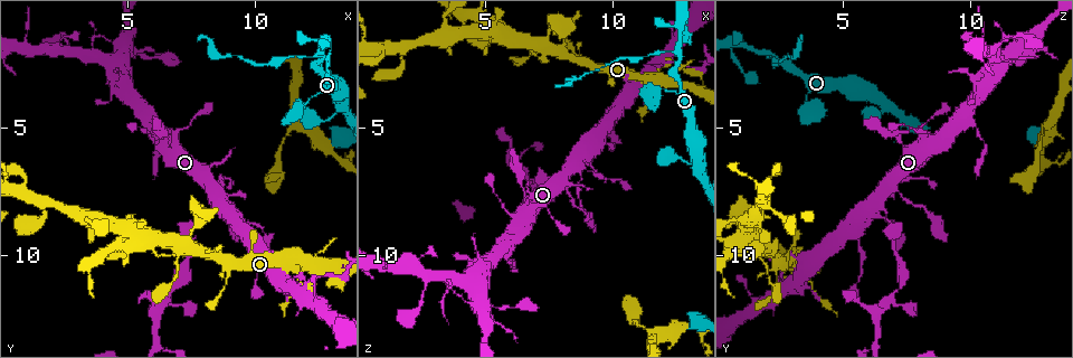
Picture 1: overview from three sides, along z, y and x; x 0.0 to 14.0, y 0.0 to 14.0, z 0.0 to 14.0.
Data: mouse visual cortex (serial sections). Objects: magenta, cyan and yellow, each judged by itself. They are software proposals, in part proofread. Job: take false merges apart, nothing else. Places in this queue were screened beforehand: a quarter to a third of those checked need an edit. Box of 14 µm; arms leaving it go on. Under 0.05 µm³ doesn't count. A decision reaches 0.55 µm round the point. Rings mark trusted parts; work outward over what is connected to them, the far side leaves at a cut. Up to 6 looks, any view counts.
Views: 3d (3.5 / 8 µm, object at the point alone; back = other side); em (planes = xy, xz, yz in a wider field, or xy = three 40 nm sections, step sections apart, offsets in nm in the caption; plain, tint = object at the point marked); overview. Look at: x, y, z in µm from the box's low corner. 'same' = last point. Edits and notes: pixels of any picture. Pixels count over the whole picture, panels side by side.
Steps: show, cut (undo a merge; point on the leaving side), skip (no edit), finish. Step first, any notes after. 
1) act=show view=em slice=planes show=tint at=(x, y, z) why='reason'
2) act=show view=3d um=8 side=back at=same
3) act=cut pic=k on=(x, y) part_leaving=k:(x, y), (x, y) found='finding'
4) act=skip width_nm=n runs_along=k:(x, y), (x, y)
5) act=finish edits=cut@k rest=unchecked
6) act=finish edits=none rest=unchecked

act=show view=3d um=3.5 at=(8.3, 8.1, 6.4) why='narrows sharply'

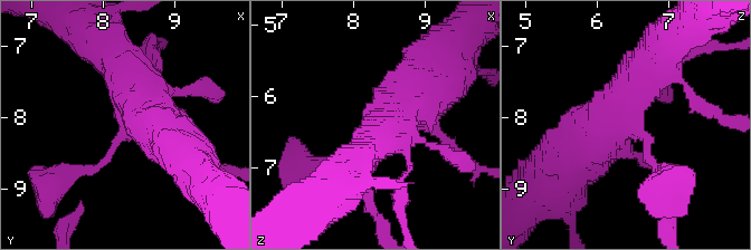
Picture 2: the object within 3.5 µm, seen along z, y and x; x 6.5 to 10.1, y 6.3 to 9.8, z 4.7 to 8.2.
act=show view=em slice=xy step=3 show=tint at=same

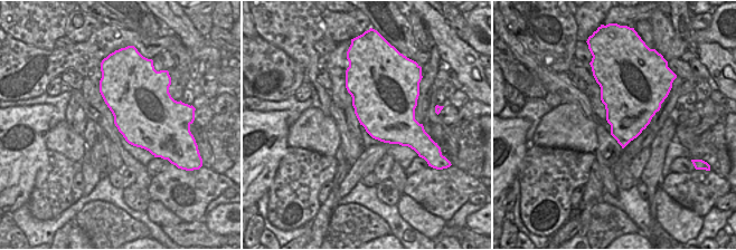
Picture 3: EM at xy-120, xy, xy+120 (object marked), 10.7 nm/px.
act=skip runs_along=2:(658, 51), (596, 134), (572, 154) found='one cell here'

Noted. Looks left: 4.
act=show view=3d um=8 at=(12.0, 11.1, 2.4) why='branch point'

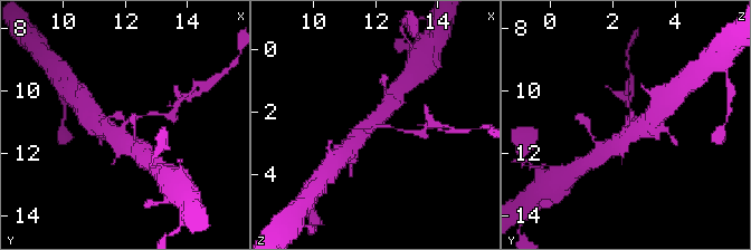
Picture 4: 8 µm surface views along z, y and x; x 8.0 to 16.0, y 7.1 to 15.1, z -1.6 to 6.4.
act=show view=em slice=planes show=tint at=(11.9, 11.1, 2.5)

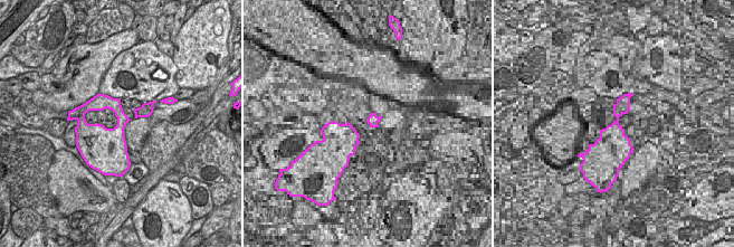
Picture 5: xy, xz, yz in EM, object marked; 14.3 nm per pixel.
act=cut pic=4 on=(151, 113) part_leaving=4:(379, 126), (422, 132) found='a second cell is stuck on'

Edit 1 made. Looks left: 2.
act=show view=3d um=3.5 at=(12.6, 2.2, 2.2) why='two arms in line, one across'

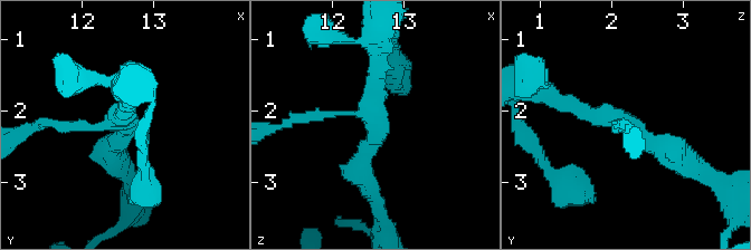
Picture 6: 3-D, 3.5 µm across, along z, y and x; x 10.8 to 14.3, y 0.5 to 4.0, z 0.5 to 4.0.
act=show view=em slice=xy step=2 show=tint at=(12.55, 2.15, 2.10) arms=3 arm_widths_nm=150,250,350 why='shape alone is not enough'

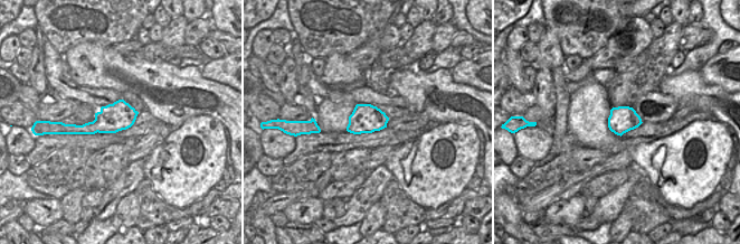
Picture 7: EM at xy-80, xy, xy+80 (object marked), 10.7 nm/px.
act=cut pic=6 on=(315, 114) part_leaving=6:(351, 115), (313, 115), (283, 123) found='a second cell is stuck on'

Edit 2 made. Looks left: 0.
act=finish edits=cut@4,cut@6 rest=unchecked

